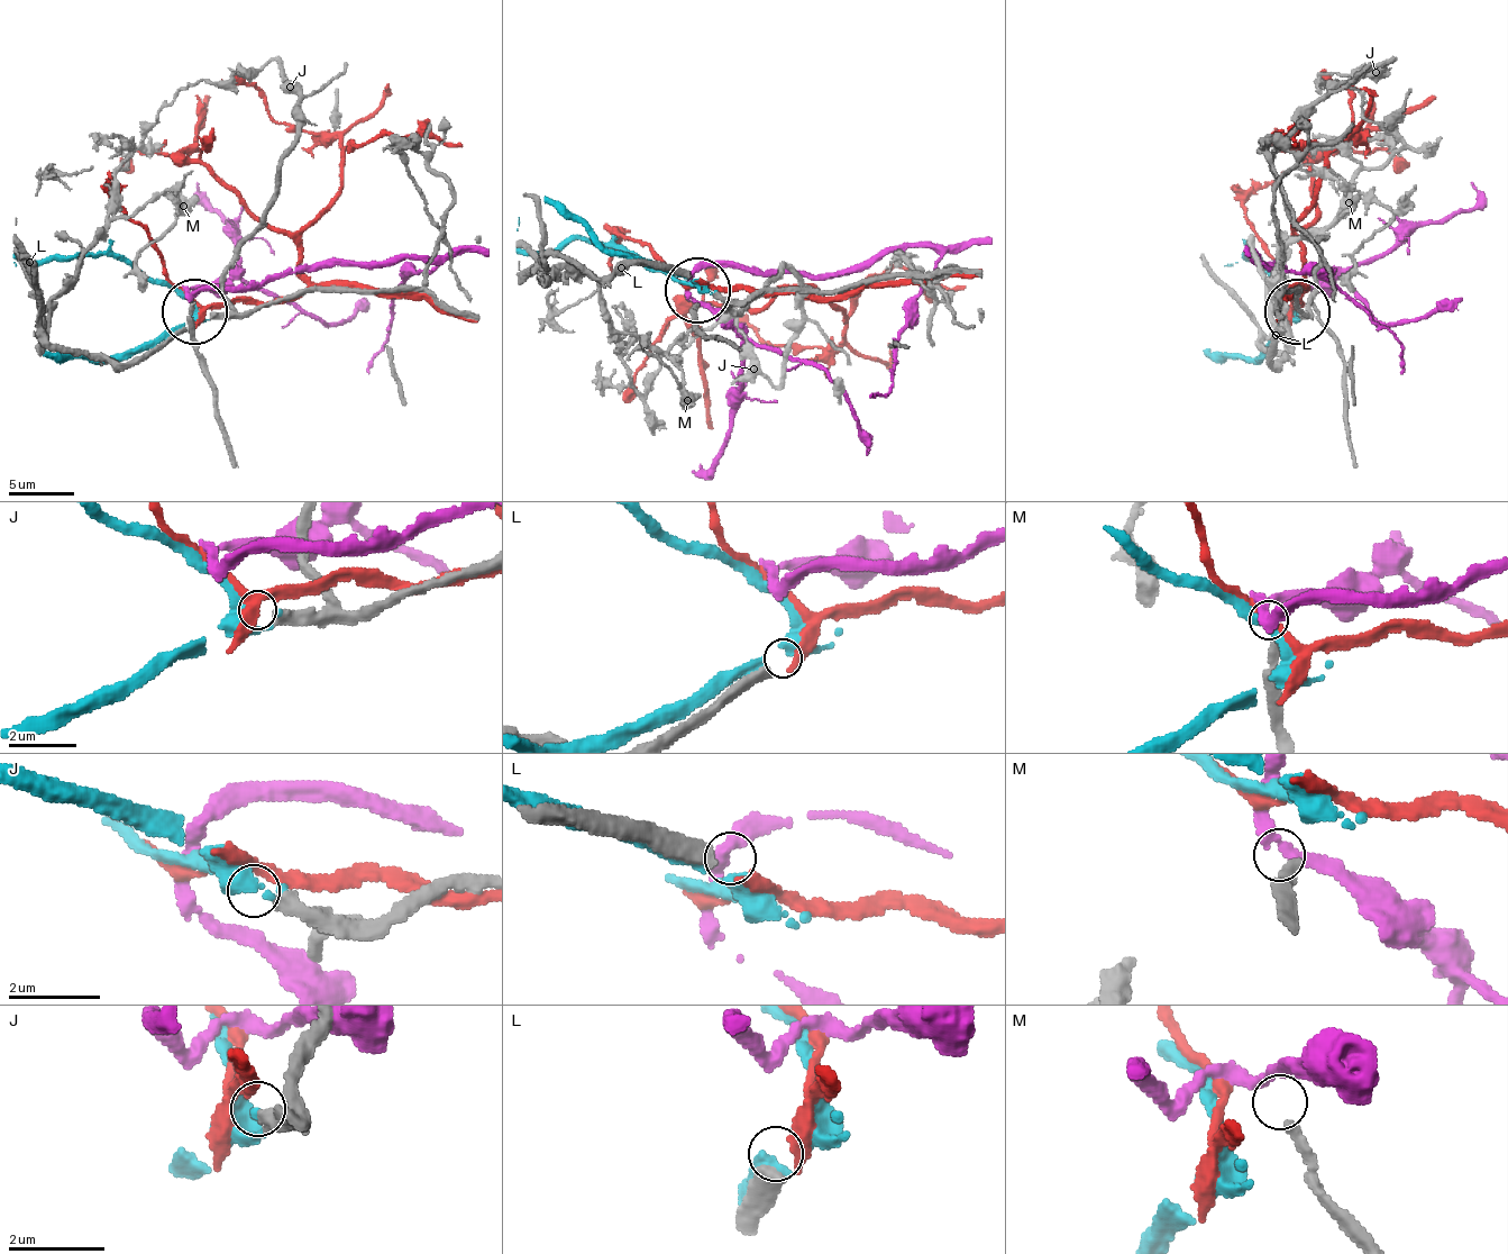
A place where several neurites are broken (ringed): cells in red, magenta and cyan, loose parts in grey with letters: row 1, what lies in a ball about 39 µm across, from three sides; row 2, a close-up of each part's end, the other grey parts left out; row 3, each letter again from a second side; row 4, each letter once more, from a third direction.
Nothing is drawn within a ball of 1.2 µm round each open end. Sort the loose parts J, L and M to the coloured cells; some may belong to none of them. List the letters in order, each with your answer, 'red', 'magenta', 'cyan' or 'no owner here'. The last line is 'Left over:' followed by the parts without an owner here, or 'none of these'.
J: cyan
L: red
M: no owner here
Left over: M

